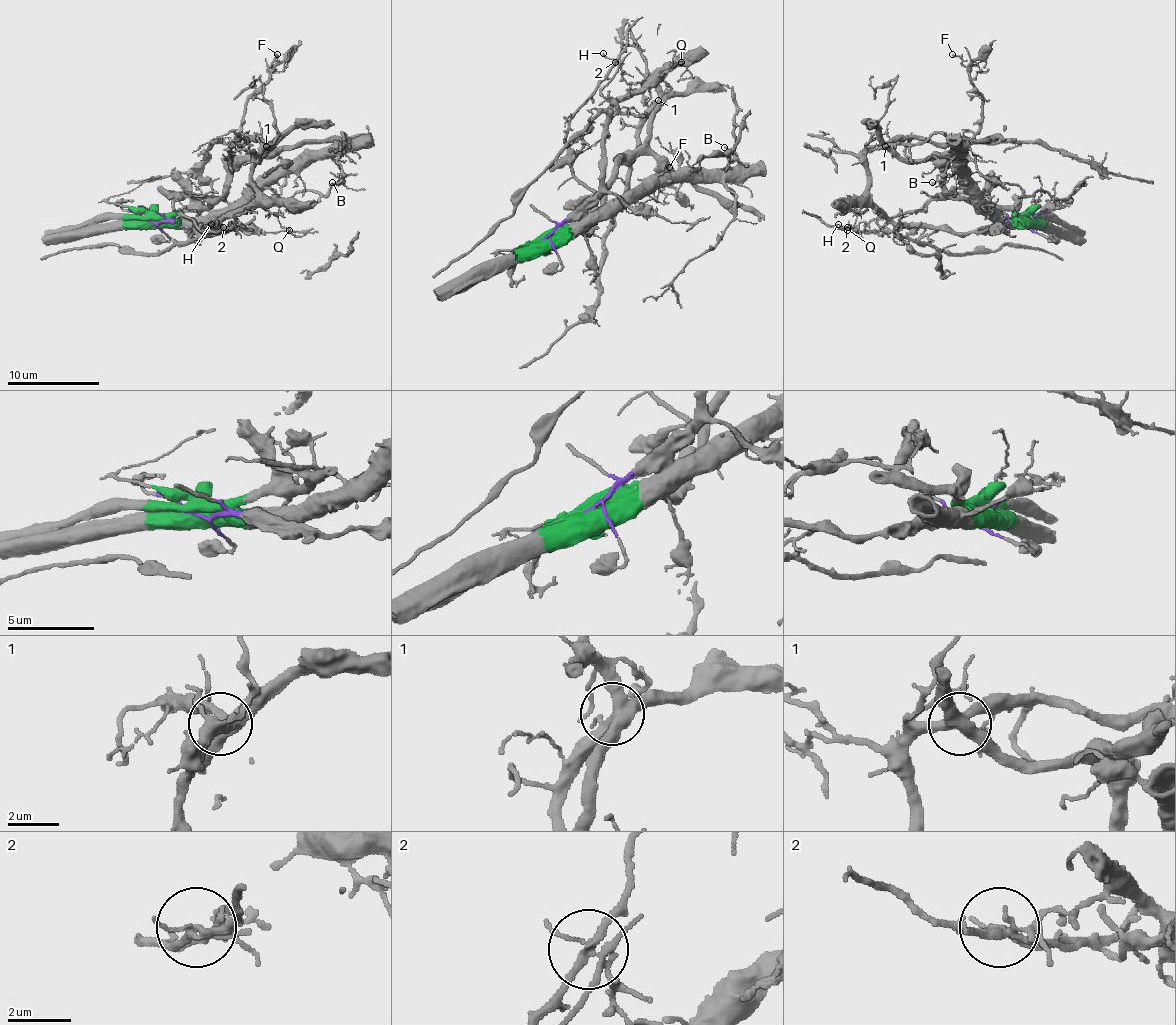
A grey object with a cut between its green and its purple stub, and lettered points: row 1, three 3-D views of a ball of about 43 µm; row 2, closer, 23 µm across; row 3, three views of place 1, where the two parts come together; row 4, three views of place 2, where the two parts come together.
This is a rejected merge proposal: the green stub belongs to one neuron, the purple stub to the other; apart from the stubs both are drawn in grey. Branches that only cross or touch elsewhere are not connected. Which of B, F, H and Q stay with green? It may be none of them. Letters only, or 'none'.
B

